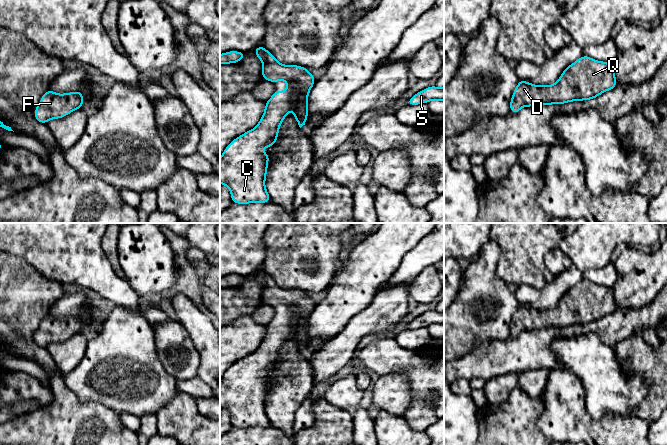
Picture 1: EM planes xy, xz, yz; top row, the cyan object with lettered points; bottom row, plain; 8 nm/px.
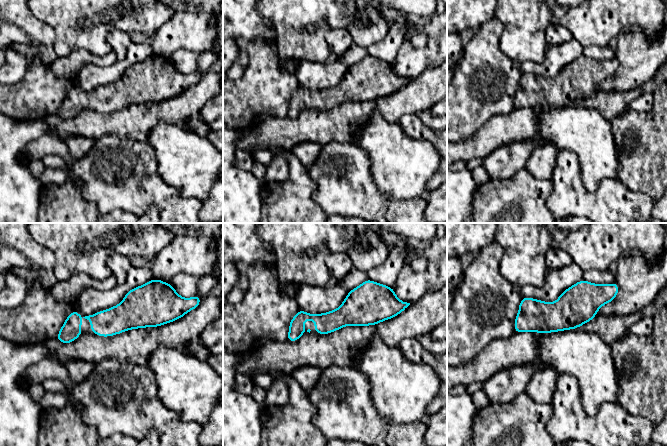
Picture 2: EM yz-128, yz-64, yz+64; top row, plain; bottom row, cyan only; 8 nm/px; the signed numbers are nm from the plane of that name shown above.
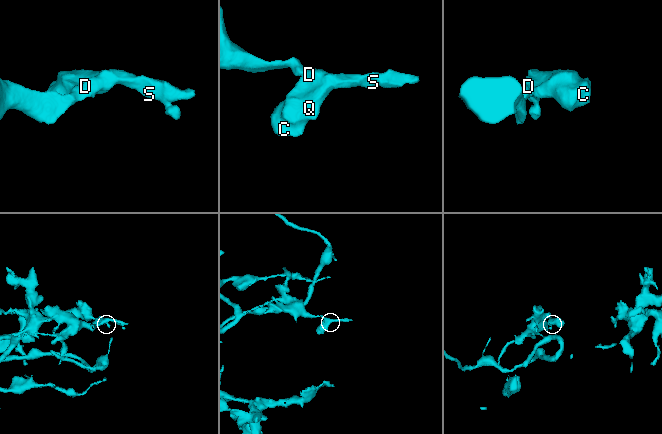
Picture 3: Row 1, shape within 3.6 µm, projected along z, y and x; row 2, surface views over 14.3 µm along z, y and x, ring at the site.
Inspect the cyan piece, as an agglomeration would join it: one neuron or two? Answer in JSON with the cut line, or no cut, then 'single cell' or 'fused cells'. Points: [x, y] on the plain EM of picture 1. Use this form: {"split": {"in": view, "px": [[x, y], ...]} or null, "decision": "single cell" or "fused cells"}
{"split": null, "decision": "single cell"}

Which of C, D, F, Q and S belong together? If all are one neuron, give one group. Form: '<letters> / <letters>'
C D F Q S

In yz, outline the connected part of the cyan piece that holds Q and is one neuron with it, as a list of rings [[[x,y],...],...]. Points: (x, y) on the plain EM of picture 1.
[[[583,279],[570,288],[553,309],[540,310],[531,308],[528,305],[519,304],[510,324],[510,336],[516,338],[525,330],[559,329],[572,325],[591,324],[617,310],[614,288],[597,285]]]

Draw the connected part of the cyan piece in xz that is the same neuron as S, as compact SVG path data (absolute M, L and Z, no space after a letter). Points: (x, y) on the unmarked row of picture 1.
M436 309L427 311L416 317L413 321L407 323L407 326L408 330L414 330L421 327L428 327L433 324L444 325L444 311L438 312Z

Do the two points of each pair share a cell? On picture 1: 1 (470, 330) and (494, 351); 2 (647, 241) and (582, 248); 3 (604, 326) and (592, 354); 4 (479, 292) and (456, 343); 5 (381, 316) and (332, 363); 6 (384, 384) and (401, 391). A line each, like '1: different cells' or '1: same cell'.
1: different cells
2: same cell
3: different cells
4: same cell
5: same cell
6: same cell

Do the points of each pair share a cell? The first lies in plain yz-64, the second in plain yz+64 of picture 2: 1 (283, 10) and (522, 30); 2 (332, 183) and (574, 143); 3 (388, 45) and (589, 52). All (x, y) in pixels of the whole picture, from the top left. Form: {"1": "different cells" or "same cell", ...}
{"1": "same cell", "2": "different cells", "3": "same cell"}

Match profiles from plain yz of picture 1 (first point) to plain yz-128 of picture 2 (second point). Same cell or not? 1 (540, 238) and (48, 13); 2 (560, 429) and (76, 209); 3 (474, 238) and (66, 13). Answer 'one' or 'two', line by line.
1: one
2: two
3: two

